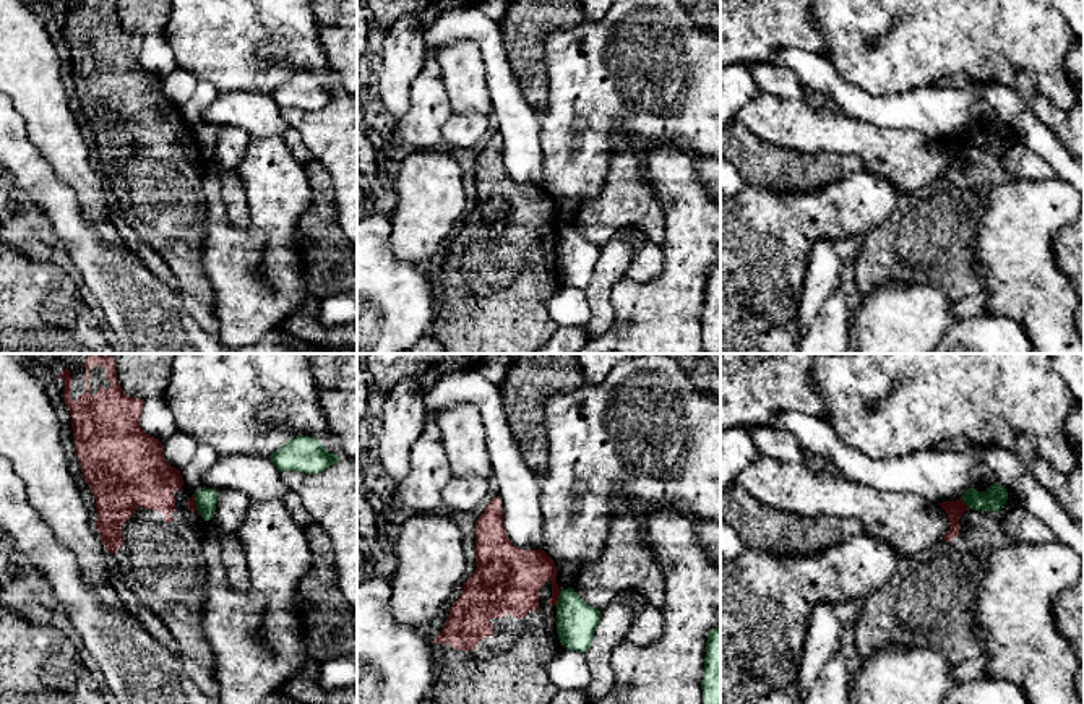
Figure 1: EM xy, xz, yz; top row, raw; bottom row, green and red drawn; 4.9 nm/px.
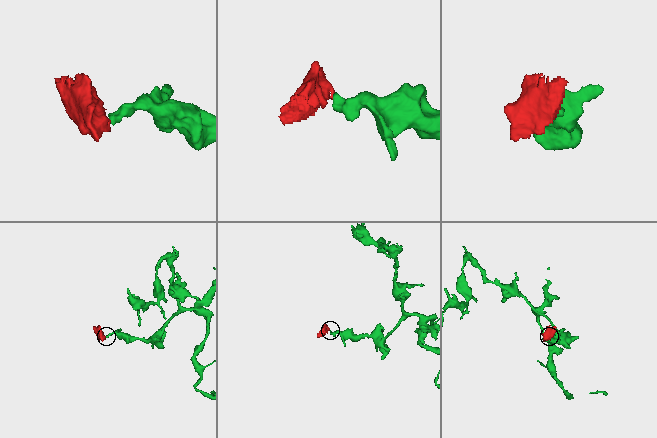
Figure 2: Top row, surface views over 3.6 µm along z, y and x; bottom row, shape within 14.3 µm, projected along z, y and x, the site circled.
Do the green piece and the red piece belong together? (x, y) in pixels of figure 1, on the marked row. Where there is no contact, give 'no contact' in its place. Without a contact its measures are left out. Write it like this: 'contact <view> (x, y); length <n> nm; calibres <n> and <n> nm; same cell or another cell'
contact xz (559, 599); length 80 nm; calibres 200 and 280 nm; another cell

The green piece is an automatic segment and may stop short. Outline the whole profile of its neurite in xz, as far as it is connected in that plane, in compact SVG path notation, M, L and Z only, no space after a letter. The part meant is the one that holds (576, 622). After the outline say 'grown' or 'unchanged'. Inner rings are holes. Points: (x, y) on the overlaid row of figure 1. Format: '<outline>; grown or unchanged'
M573 587L560 592L557 603L557 633L563 647L586 652L600 623L600 610L587 605Z; unchanged

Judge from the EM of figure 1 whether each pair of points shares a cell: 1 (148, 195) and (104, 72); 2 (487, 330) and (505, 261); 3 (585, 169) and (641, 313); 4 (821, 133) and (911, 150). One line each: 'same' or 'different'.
1: same
2: same
3: different
4: same

